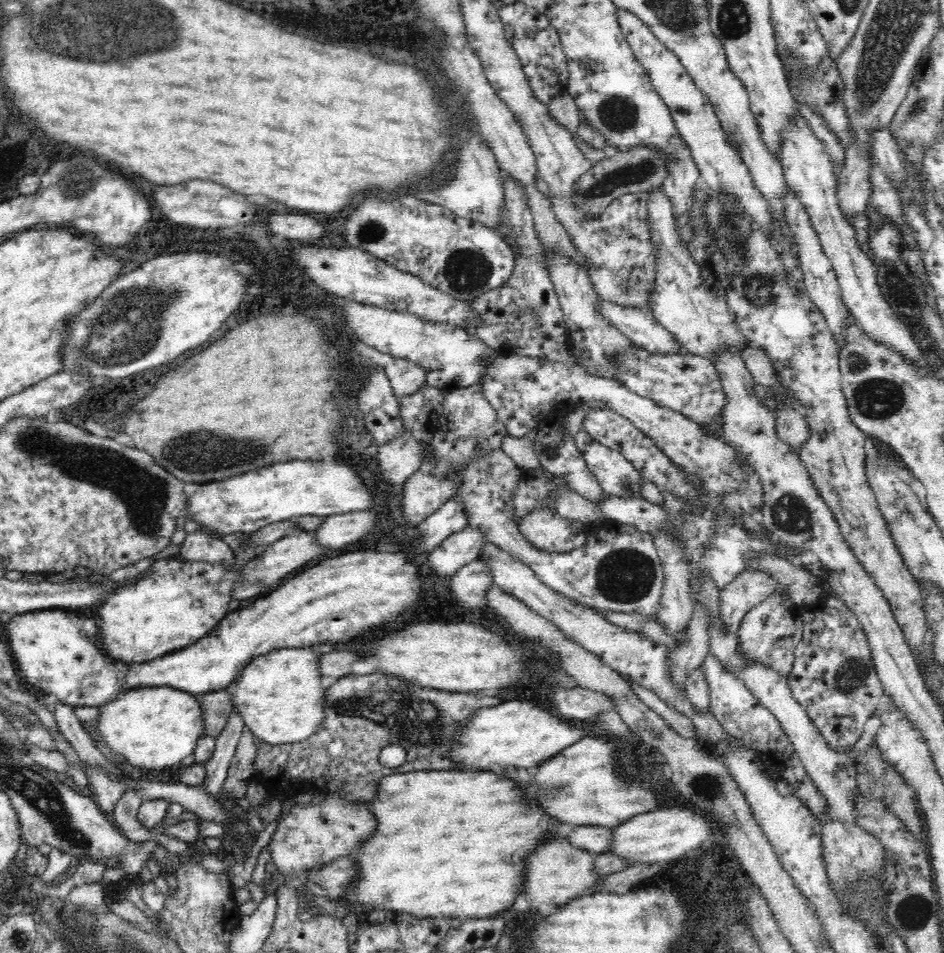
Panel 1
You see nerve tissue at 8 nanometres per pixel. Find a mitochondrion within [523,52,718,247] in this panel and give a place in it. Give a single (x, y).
(635, 173)

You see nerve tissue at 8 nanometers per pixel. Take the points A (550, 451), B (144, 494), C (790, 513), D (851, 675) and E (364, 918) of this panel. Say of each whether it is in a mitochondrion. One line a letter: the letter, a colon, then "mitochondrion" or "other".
A: mitochondrion
B: mitochondrion
C: mitochondrion
D: mitochondrion
E: other

